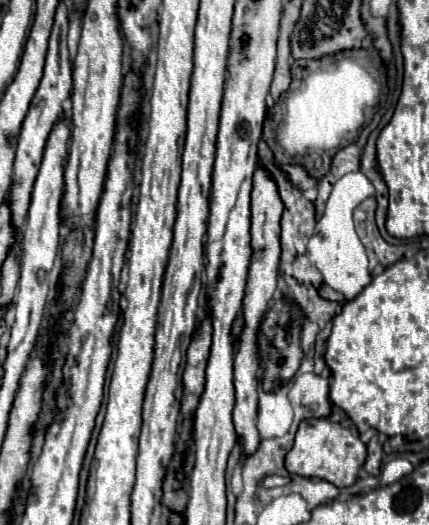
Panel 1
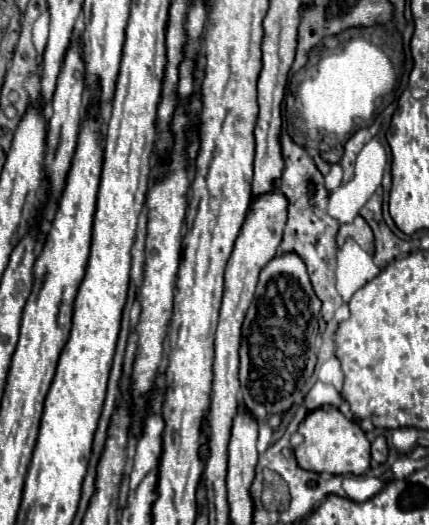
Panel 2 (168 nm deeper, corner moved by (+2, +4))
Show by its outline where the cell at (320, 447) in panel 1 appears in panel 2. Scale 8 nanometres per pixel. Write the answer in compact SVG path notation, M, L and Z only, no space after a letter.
M323 405L309 413L299 425L299 433L305 437L305 443L295 449L295 457L299 467L315 473L331 473L331 475L365 475L371 465L371 443L367 441L363 429L341 415L341 411L333 405Z

